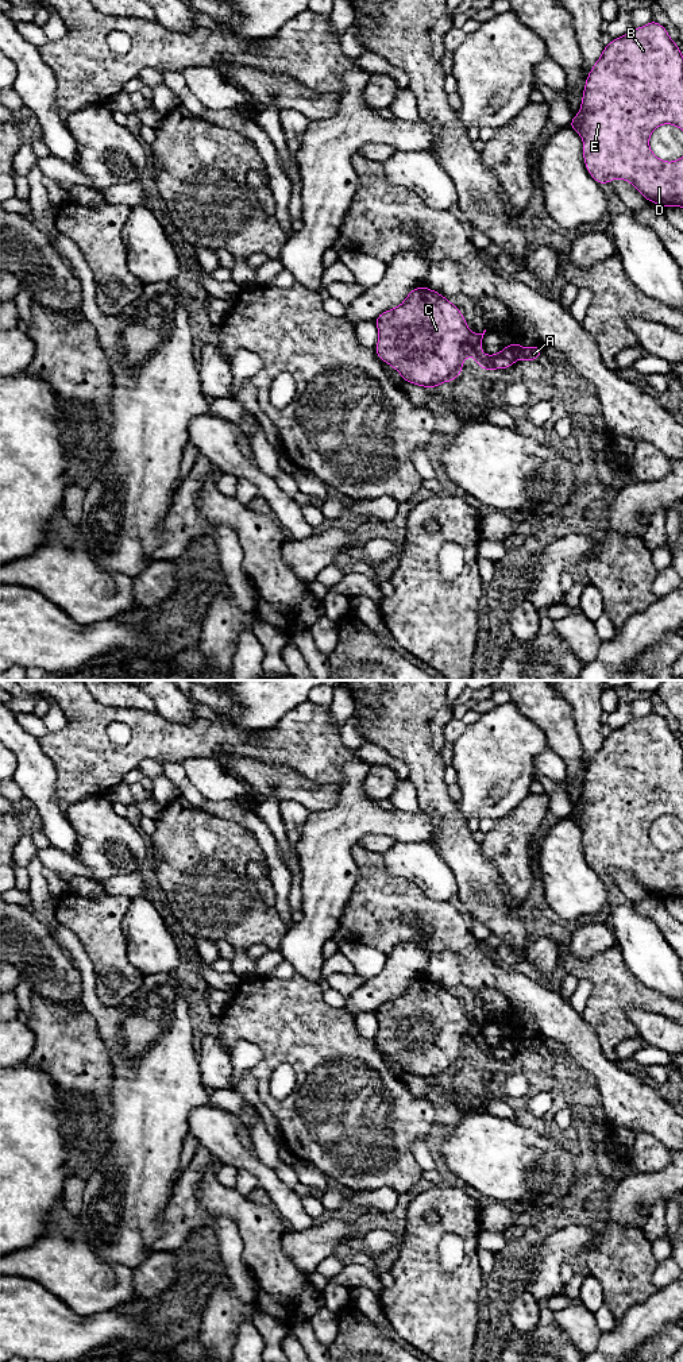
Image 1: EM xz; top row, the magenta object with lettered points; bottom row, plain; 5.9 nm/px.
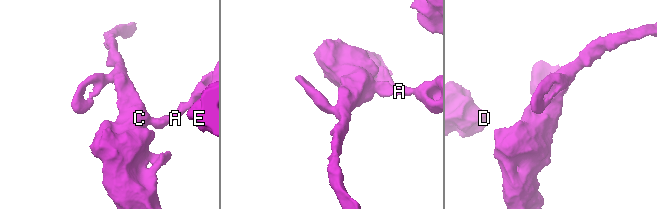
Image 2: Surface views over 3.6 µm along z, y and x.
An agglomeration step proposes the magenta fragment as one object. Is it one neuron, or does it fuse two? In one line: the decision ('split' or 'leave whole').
split

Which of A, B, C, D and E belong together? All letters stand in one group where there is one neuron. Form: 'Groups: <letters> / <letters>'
Groups: A B D E / C

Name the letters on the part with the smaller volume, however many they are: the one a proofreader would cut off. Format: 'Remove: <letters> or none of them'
Remove: C

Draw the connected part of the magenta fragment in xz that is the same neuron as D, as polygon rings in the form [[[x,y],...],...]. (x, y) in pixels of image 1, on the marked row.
[[[652,20],[603,47],[601,58],[587,76],[580,111],[570,127],[582,136],[586,167],[598,184],[621,178],[629,181],[651,202],[663,208],[683,207],[683,157],[664,162],[649,150],[649,136],[661,124],[683,130],[683,55],[667,30]]]

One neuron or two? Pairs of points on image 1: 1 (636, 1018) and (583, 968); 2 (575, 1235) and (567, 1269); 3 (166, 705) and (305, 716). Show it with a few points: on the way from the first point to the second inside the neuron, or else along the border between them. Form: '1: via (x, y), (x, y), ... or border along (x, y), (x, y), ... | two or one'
1: border along (626, 1010), (631, 1007), (644, 1007), (659, 1013) | two
2: border along (570, 1260), (559, 1268), (562, 1287) | two
3: border along (162, 718), (184, 724), (189, 724), (196, 718) | two

